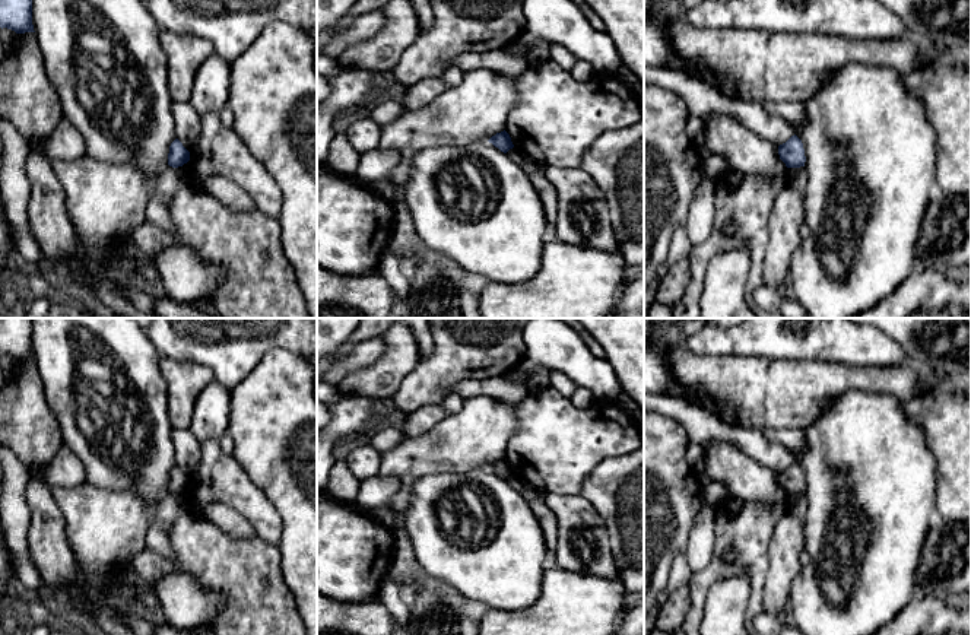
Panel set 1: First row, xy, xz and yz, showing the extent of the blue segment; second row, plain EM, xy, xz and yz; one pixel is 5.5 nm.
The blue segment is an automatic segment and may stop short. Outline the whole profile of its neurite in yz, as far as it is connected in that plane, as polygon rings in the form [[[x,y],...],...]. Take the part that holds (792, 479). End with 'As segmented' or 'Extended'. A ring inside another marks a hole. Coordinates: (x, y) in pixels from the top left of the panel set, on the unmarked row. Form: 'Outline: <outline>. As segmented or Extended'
Outline: [[[796,461],[778,473],[778,482],[787,495],[805,493],[806,483],[803,470]]]. As segmented

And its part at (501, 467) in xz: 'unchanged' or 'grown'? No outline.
unchanged

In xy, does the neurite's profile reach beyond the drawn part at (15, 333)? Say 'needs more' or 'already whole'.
already whole

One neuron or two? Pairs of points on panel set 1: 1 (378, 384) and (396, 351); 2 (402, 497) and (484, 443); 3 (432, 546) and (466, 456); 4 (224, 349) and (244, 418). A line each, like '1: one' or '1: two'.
1: one
2: one
3: two
4: two

